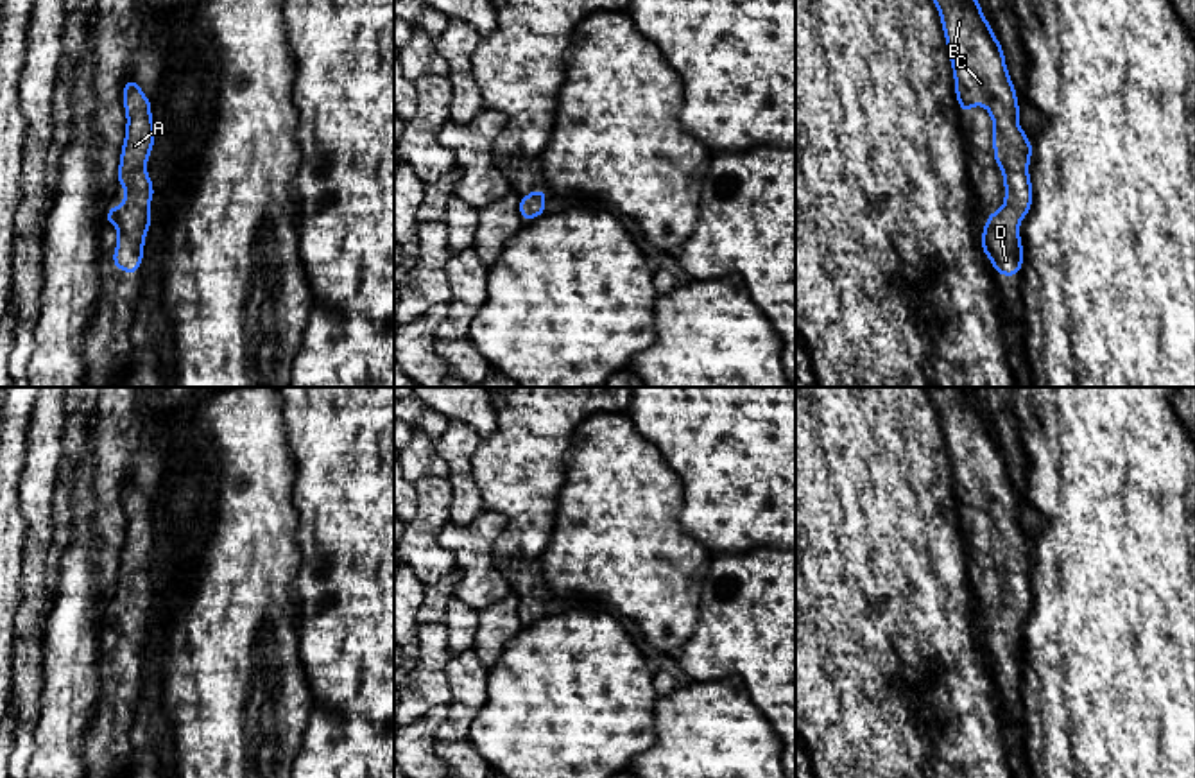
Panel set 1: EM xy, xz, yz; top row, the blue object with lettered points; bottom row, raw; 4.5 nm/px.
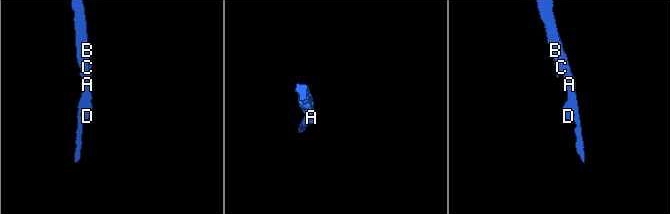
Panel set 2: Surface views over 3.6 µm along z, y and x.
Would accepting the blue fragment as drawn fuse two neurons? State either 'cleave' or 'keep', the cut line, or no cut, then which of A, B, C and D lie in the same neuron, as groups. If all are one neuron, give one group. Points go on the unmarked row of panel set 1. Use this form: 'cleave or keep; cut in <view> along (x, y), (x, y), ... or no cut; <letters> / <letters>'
keep; no cut; A B C D

